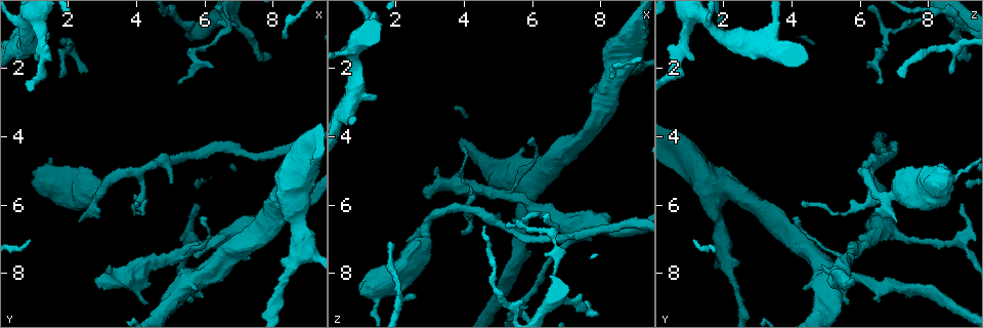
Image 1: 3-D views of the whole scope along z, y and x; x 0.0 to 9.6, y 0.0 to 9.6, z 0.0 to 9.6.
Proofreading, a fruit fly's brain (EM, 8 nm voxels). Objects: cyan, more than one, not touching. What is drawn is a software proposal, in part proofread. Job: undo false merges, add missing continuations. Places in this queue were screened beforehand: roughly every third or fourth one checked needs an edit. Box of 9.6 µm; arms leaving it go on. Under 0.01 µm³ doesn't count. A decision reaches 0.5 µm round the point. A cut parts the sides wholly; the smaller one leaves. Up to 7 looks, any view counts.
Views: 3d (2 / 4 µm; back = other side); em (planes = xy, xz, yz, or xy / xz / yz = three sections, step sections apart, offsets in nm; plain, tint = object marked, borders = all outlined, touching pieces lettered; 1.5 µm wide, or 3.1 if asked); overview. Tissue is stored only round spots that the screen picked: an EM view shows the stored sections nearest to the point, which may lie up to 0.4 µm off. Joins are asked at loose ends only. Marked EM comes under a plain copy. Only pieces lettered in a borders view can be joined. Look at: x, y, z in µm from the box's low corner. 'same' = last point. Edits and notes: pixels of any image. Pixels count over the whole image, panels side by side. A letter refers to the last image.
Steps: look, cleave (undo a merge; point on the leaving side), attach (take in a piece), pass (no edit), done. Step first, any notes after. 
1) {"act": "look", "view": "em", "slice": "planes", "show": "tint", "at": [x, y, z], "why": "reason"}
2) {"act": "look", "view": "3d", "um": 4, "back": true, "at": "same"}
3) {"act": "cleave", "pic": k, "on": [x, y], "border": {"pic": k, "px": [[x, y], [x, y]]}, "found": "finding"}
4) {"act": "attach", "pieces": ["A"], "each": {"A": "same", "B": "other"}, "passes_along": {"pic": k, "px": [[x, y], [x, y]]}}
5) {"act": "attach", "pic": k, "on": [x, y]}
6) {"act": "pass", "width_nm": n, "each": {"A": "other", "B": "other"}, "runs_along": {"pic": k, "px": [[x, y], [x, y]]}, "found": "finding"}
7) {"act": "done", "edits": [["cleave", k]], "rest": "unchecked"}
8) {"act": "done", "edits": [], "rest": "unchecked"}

{"act": "look", "view": "3d", "um": 4, "at": [5.40, 8.75, 6.40], "why": "branch stops here"}

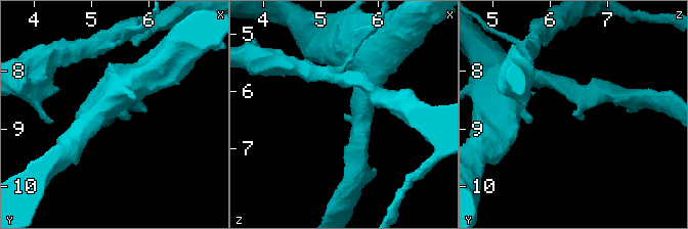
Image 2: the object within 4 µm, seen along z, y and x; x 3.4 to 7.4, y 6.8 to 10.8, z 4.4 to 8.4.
{"act": "look", "view": "em", "slice": "xz", "step": 8, "show": "borders", "at": [5.45, 8.75, 6.40], "arm_widths_nm": [280, 320]}

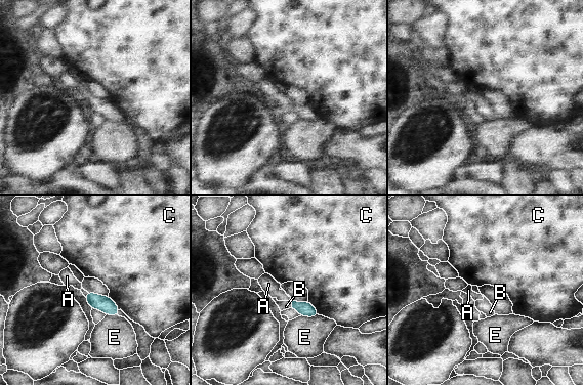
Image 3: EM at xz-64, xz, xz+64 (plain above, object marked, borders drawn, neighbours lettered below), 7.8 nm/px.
{"act": "look", "view": "em", "slice": "planes", "show": "borders", "at": "same", "why": "cut it another way"}

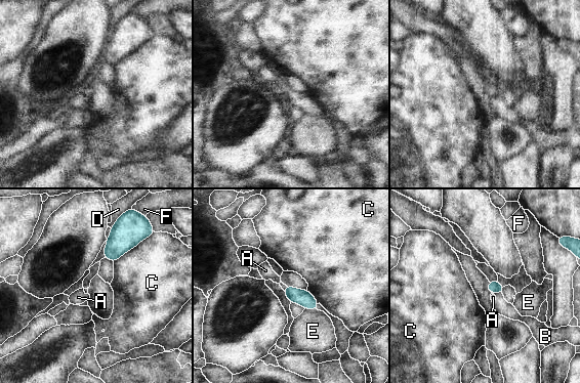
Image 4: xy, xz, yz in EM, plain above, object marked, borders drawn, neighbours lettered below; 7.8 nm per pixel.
{"act": "pass", "each": {"A": "other", "B": "other", "C": "other", "D": "other", "E": "other", "F": "other"}, "border": {"pic": 4, "px": [[501, 293], [491, 294]]}, "found": "no lettered piece goes on from it"}

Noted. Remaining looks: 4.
{"act": "look", "view": "3d", "um": 2, "at": [2.95, 8.15, 5.80], "why": "an open end"}

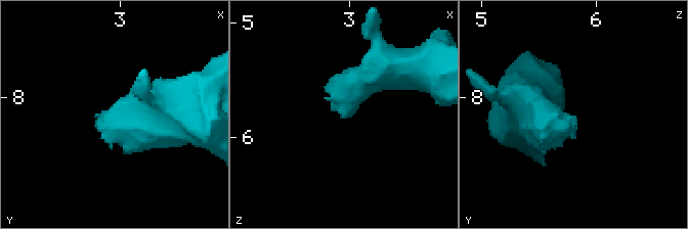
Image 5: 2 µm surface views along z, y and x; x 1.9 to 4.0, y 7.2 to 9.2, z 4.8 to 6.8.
{"act": "look", "view": "em", "slice": "yz", "step": 4, "show": "tint", "at": [2.96, 8.20, 5.84]}

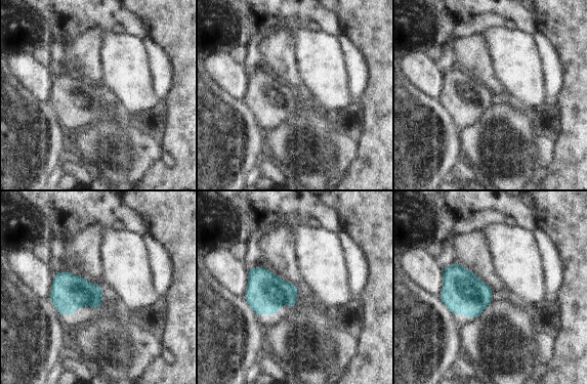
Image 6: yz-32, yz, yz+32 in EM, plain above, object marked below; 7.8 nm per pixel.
{"act": "look", "view": "em", "slice": "planes", "show": "borders", "at": "same"}

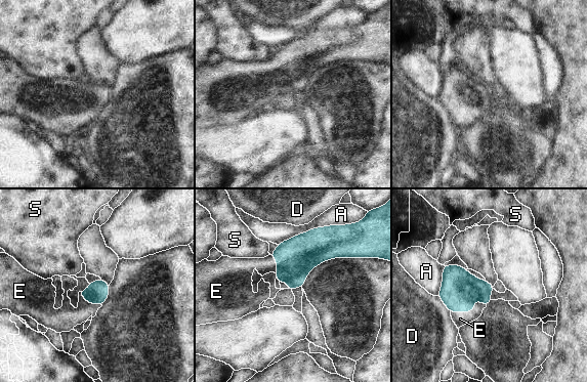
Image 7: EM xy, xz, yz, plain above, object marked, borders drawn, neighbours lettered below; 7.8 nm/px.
{"act": "attach", "pieces": ["E"], "each": {"A": "other", "D": "other", "E": "same", "S": "other"}, "found": "the neuron continues"}

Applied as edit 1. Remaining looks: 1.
{"act": "look", "view": "em", "slice": "planes", "show": "borders", "at": [6.65, 0.85, 6.90], "why": "sharp bend"}

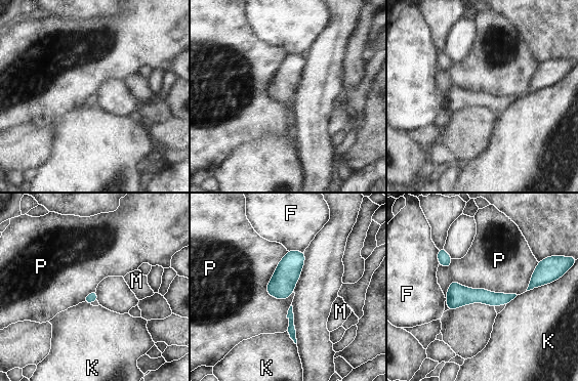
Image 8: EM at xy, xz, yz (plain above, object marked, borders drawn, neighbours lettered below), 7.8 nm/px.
{"act": "pass", "longest_contact_nm": ["P", 550], "each": {"F": "other", "K": "other", "M": "other", "P": "other"}, "border": {"pic": 8, "px": [[517, 295], [452, 281], [445, 297]]}, "found": "continuous, no second neuron"}

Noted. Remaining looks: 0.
{"act": "done", "edits": [["attach", 7]], "rest": "unchecked"}

